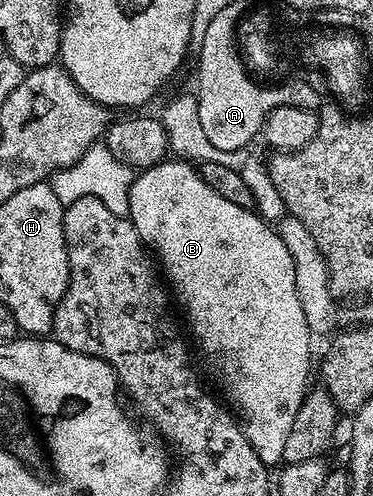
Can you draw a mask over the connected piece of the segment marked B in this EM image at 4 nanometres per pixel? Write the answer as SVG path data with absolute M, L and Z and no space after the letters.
M184 159L163 160L134 176L127 217L141 236L141 242L155 257L157 252L156 260L159 265L161 260L160 268L163 273L165 268L168 284L171 289L173 284L172 292L175 297L177 292L189 316L193 337L206 363L221 380L226 395L233 400L232 408L239 414L239 424L251 447L255 447L255 455L263 459L266 467L280 466L287 434L295 423L295 415L299 415L299 407L310 384L311 334L295 287L295 263L291 251L287 251L276 228L264 221L260 213L235 207L235 203L223 199L223 195L212 189L201 178L200 172Z

